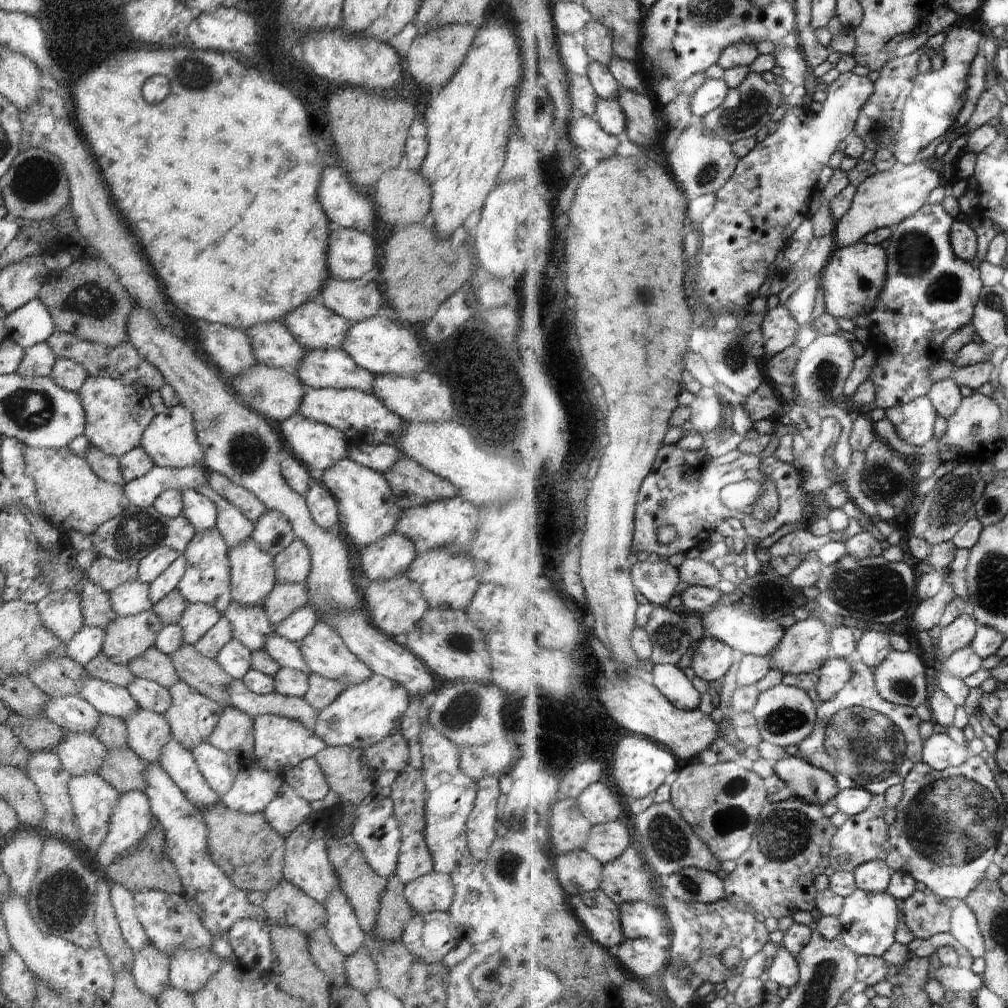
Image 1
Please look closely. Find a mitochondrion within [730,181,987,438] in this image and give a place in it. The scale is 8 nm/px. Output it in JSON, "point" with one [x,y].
{"point":[916,253]}

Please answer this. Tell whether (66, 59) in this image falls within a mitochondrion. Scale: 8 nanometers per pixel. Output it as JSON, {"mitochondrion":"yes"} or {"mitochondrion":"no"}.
{"mitochondrion":"no"}

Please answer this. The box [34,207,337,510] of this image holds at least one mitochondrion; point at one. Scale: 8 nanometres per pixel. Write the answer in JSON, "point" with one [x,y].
{"point":[91,298]}

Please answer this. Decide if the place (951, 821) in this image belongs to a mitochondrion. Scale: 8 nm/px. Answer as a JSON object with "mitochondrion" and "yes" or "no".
{"mitochondrion":"yes"}

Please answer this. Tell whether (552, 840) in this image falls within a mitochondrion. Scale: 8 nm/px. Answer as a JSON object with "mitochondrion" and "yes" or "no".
{"mitochondrion":"no"}

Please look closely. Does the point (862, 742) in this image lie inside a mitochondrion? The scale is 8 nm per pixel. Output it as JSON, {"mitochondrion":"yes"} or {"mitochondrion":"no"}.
{"mitochondrion":"yes"}

